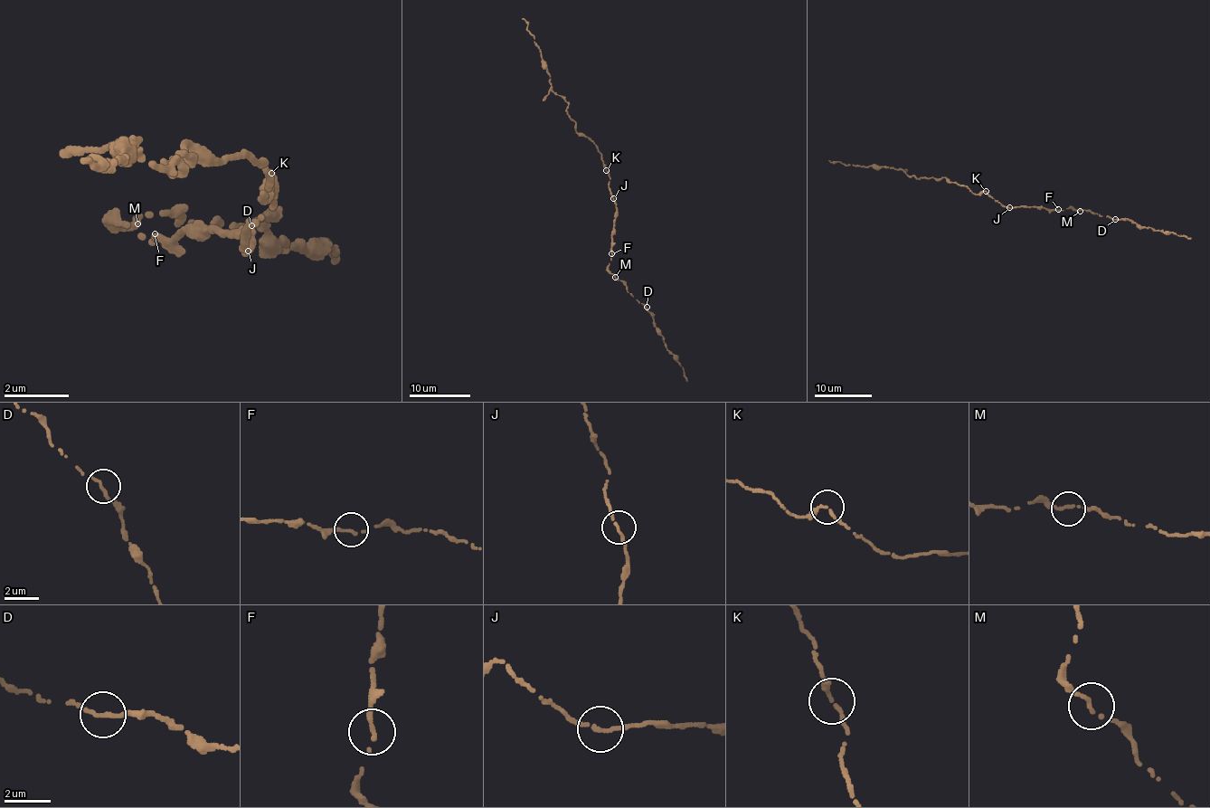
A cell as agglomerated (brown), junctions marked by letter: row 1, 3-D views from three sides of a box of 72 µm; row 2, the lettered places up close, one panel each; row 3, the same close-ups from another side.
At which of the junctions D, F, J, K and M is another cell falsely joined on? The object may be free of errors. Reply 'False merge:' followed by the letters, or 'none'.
False merge: none

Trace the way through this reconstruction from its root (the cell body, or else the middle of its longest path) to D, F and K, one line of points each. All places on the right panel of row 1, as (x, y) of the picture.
D: (1009, 207), (1083, 209), (1115, 219)
F: (1009, 207), (1041, 206), (1058, 209)
K: (1009, 207), (985, 191)

